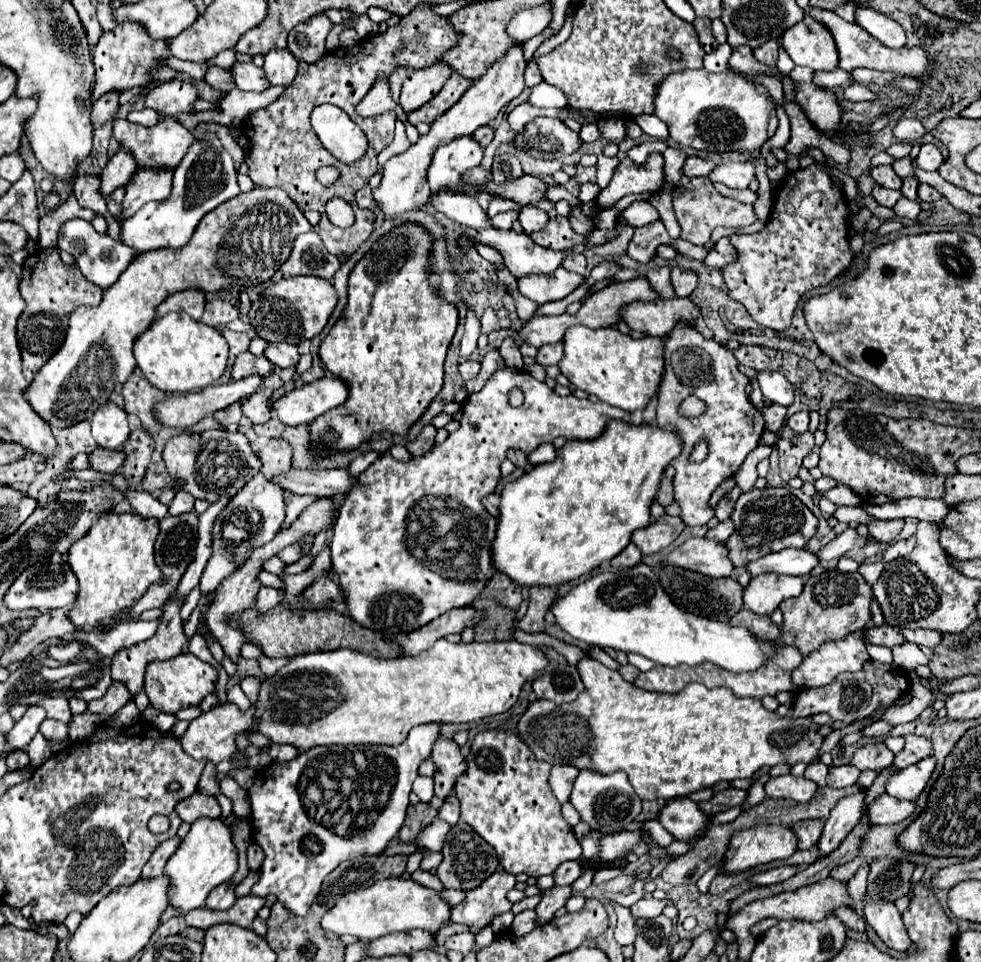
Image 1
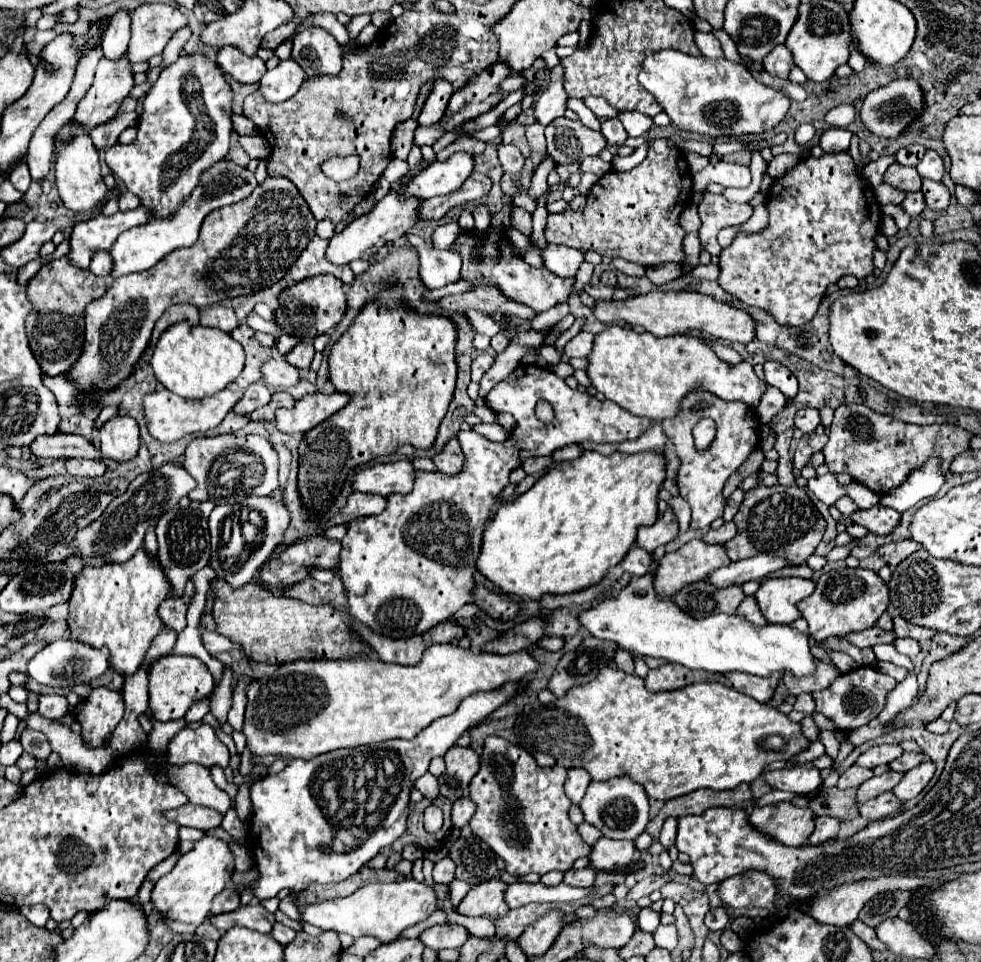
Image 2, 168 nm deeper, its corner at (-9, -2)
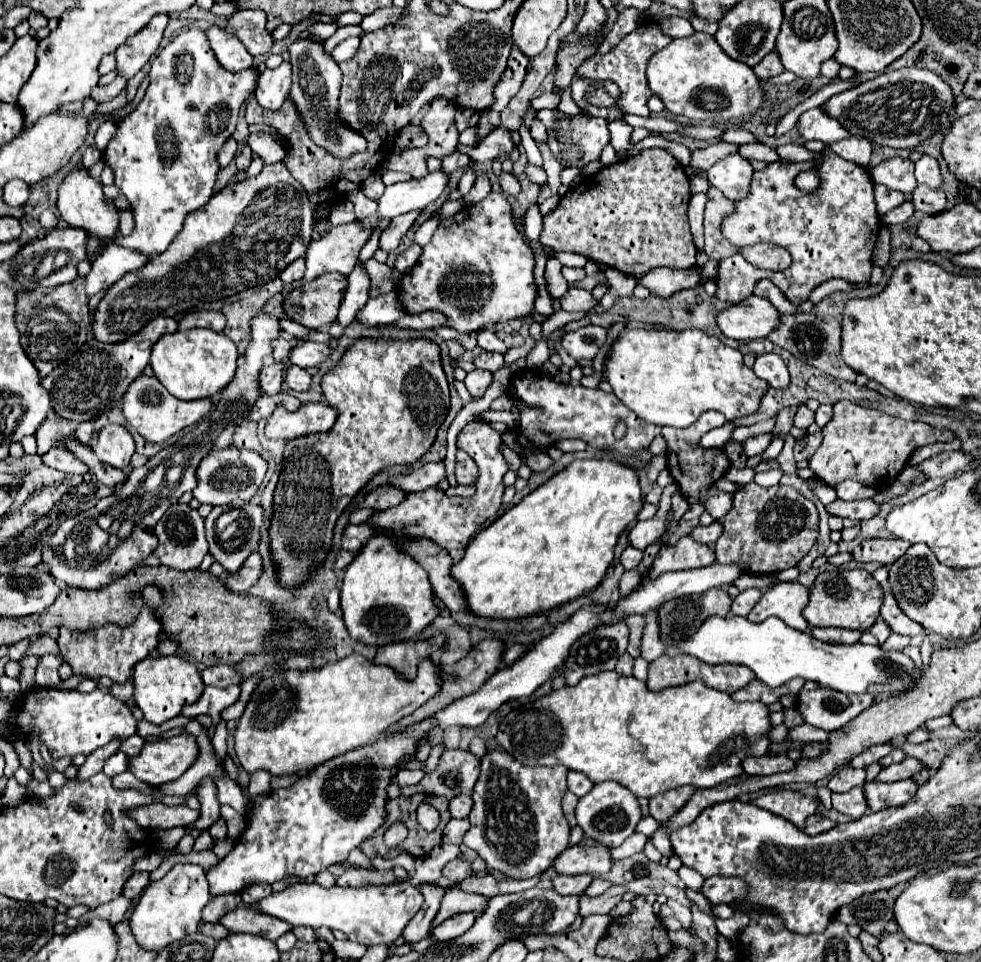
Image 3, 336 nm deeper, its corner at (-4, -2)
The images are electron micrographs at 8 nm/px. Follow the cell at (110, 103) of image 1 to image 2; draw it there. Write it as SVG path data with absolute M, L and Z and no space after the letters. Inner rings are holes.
M136 112L118 114L118 116L114 116L112 120L108 120L106 124L96 126L96 128L90 132L90 138L92 138L92 142L94 142L94 146L96 146L98 150L106 150L106 148L110 148L110 146L118 140L118 136L120 136L120 132L122 132L124 128L136 126L136 120L138 120L138 114L136 114Z

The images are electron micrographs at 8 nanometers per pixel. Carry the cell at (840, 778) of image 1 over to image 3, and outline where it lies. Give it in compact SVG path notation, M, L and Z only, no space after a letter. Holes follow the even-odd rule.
M845 766L835 776L831 776L827 786L831 792L847 792L847 790L851 790L855 786L863 786L863 784L865 784L865 770L855 770L851 766Z

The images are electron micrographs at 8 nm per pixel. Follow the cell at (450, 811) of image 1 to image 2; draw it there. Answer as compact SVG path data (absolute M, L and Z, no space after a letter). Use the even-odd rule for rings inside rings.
M458 798L452 806L452 824L454 828L464 828L476 812L476 804L470 798Z

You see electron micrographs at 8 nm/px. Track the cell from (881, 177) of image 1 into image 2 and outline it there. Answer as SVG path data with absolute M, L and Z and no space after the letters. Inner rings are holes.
M894 162L882 176L882 180L902 192L918 192L922 186L922 178L916 172L916 168L910 166L902 166L898 162Z

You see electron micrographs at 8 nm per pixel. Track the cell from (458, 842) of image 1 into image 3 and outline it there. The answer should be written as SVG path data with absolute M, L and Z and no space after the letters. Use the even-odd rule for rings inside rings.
M459 854L455 860L451 860L445 868L443 868L443 876L449 878L449 880L465 880L469 876L473 876L473 870L471 870L471 862L463 860L463 856Z

